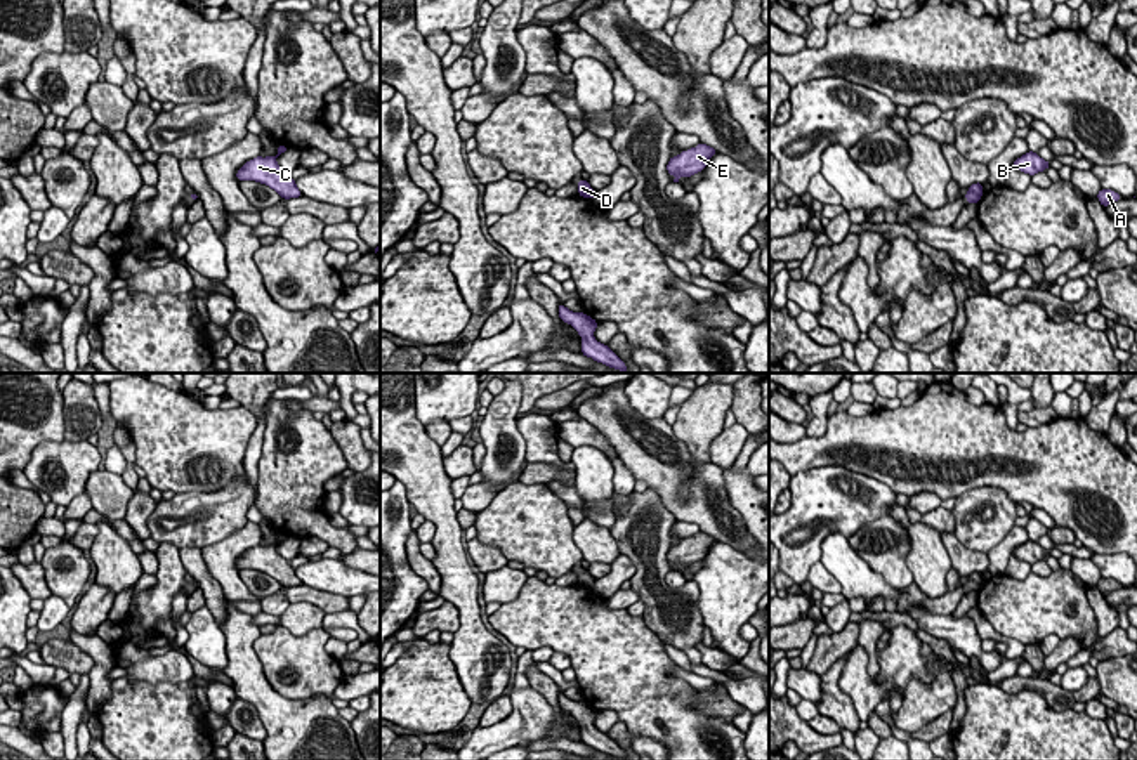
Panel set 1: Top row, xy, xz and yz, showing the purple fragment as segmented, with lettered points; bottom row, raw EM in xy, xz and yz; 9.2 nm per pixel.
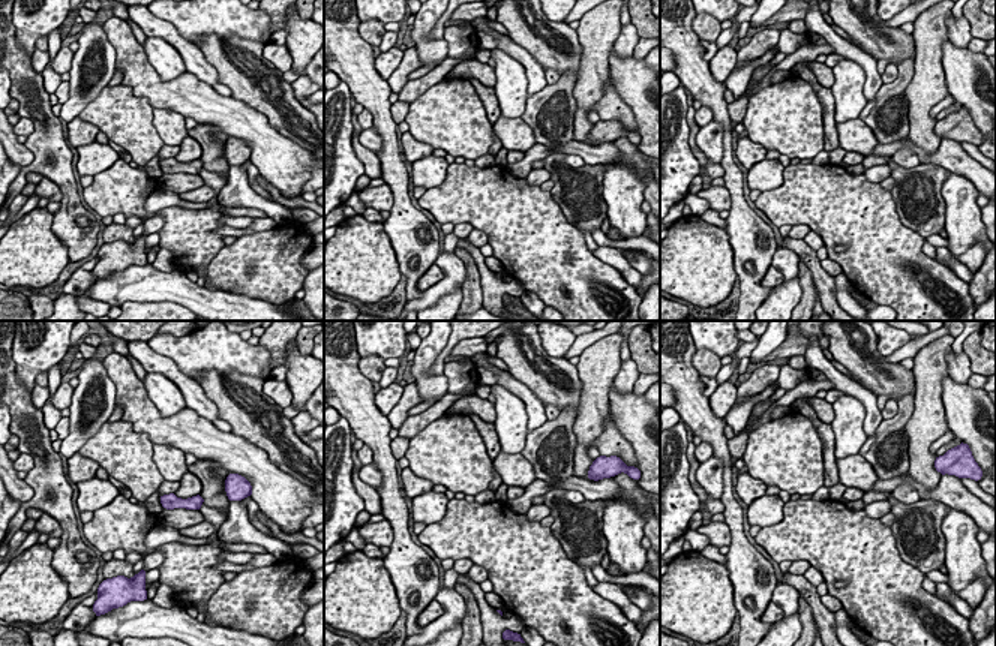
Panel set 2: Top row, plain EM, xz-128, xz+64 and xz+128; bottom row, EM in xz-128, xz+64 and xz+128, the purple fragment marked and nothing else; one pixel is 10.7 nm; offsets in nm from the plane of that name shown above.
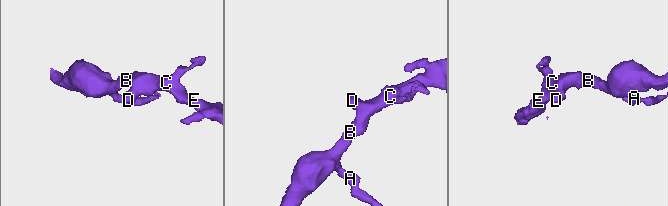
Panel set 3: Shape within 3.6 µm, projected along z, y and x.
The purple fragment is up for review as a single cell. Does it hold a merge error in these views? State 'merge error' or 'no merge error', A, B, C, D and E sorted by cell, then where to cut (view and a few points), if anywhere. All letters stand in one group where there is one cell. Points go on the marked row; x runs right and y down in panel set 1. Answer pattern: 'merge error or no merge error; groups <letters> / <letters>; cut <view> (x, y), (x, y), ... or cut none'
no merge error; groups A B C D E; cut none

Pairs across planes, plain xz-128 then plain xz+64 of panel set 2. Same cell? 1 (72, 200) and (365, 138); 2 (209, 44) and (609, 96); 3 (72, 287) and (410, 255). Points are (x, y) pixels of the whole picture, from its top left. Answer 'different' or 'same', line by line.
1: different
2: same
3: different

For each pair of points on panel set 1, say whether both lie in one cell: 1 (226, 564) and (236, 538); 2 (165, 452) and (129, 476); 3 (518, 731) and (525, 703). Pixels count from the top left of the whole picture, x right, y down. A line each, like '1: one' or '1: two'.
1: one
2: two
3: one

